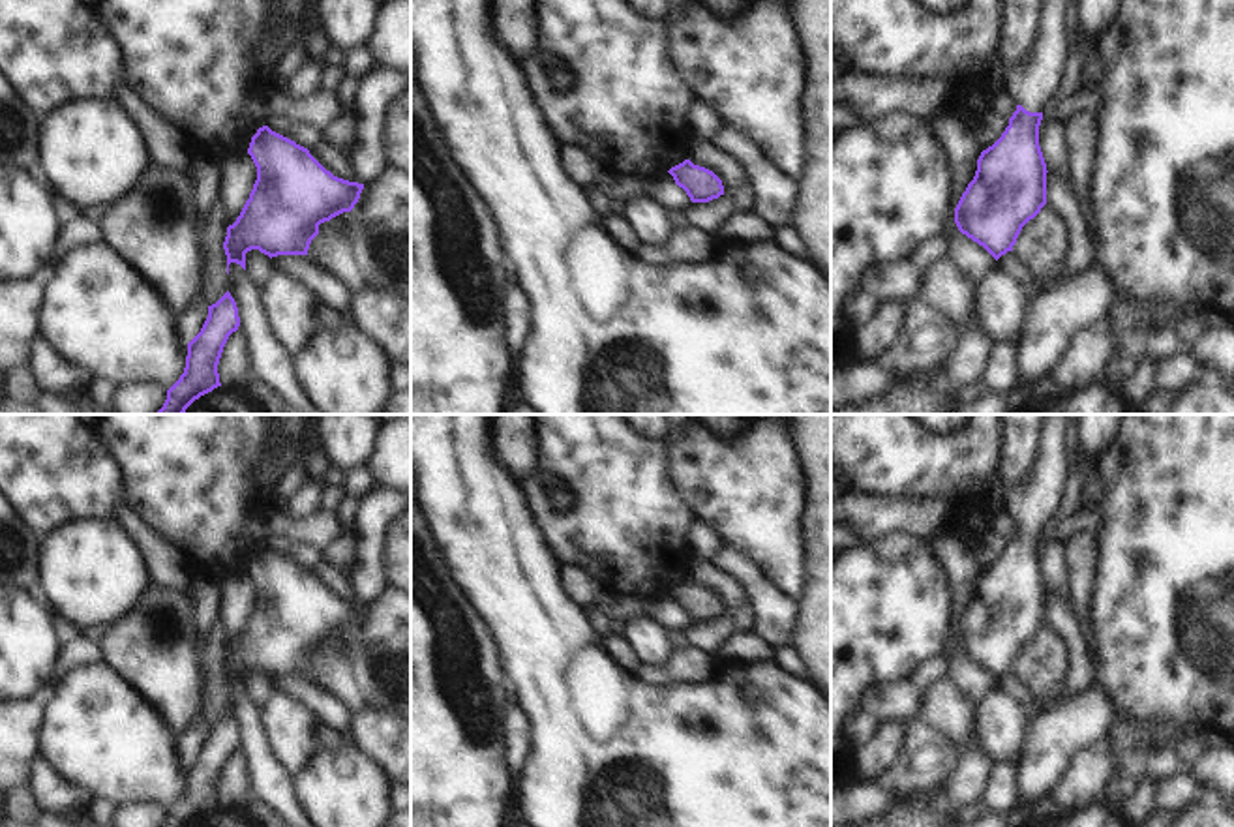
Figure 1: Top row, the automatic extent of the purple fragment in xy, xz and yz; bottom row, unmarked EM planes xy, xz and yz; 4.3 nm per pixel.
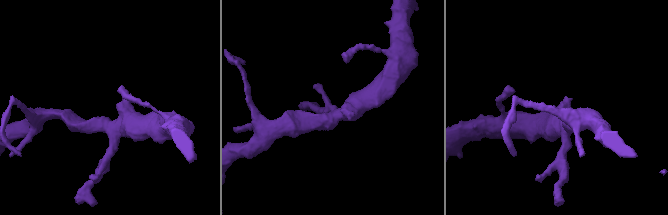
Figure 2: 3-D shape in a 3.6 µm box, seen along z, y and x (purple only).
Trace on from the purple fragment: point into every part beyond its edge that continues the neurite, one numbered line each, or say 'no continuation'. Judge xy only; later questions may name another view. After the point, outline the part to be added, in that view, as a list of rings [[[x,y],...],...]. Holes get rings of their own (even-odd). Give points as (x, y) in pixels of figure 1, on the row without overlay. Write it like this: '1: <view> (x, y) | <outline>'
no continuation

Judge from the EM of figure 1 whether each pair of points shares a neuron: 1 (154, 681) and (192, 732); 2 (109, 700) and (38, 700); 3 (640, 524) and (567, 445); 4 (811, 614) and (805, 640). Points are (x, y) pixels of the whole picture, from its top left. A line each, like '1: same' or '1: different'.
1: different
2: different
3: same
4: same

